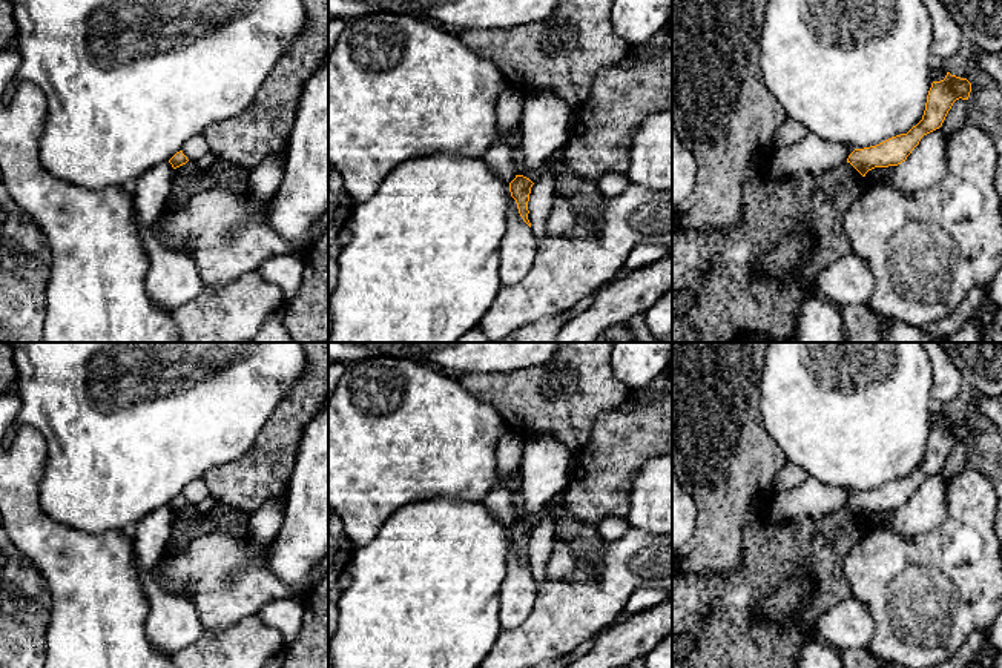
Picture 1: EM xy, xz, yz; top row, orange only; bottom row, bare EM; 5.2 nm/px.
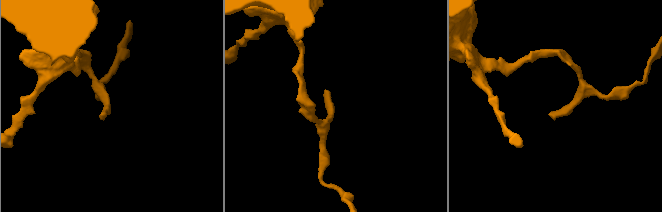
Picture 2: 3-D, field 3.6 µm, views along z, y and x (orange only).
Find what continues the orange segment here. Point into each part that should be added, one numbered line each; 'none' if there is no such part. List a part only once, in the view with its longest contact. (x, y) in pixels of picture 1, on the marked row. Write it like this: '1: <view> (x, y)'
none

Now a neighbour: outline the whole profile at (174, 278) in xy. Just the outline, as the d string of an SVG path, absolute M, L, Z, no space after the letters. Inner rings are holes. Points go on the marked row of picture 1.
M161 163L143 172L132 183L135 217L149 260L147 295L167 312L187 304L204 290L195 261L186 253L167 249L153 232L167 204L172 178L172 164Z

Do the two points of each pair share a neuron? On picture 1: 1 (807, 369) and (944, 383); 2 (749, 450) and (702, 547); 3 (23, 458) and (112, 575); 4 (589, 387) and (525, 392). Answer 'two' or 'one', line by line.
1: two
2: one
3: one
4: one

